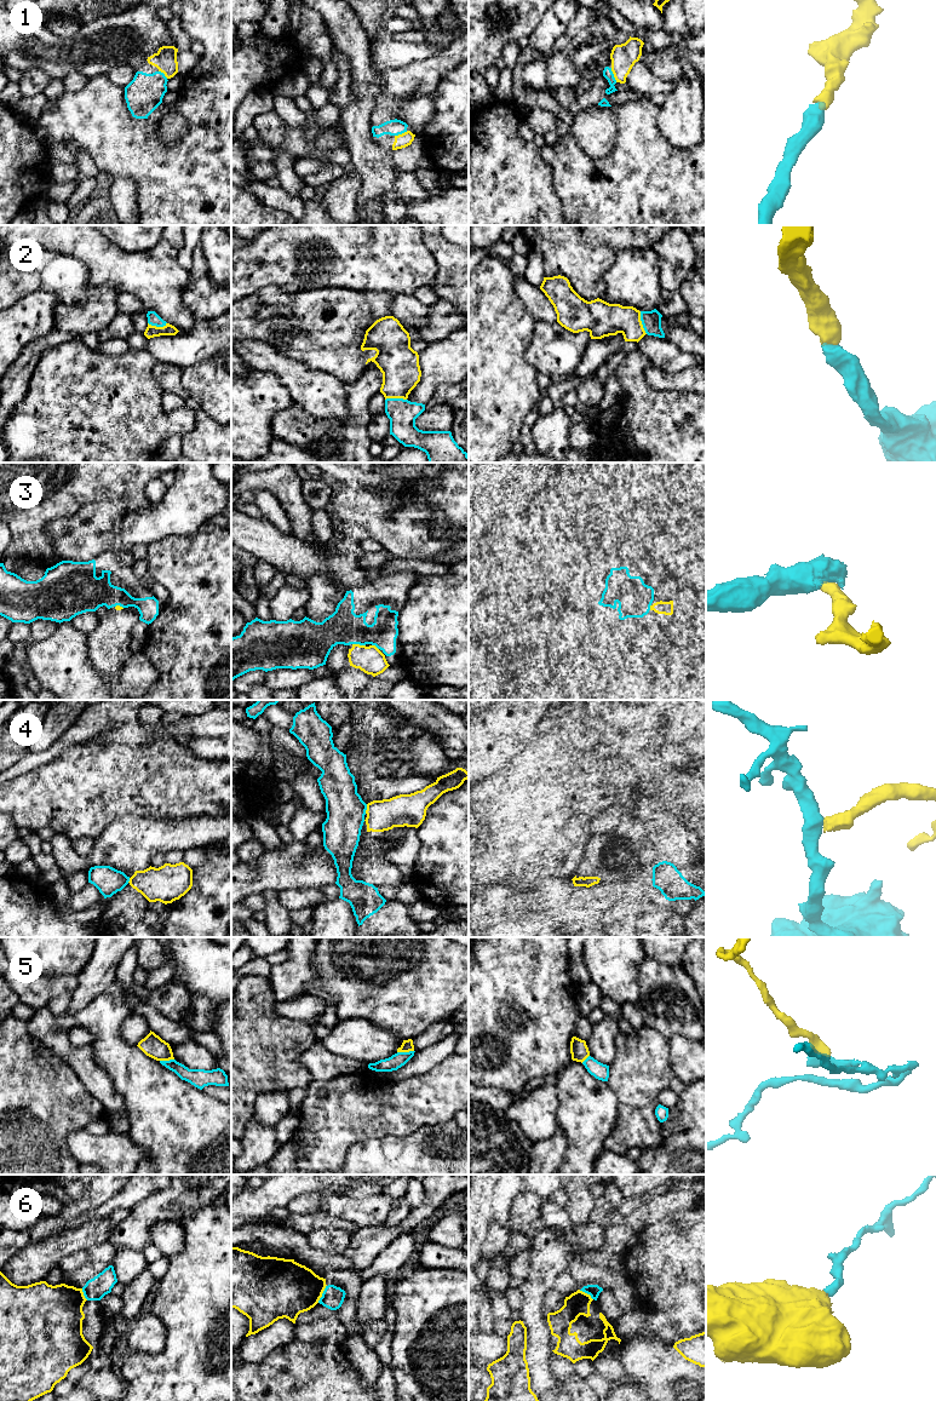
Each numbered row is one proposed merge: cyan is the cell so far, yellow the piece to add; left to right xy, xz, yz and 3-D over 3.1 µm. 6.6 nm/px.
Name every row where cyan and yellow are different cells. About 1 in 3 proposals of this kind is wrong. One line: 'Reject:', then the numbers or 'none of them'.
Reject: 3, 4, 5, 6

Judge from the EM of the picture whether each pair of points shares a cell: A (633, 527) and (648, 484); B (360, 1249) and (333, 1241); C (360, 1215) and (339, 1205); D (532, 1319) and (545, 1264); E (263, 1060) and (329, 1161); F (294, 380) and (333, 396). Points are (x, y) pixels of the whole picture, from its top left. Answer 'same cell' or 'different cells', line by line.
A: different cells
B: different cells
C: same cell
D: same cell
E: different cells
F: same cell

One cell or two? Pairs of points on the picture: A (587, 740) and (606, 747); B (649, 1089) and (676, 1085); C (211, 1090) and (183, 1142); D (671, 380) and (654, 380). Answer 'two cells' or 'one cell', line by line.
A: two cells
B: two cells
C: two cells
D: one cell

